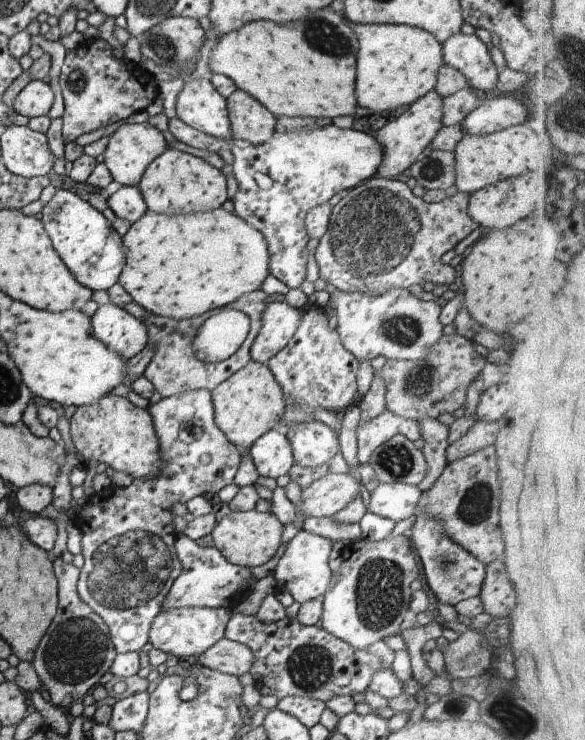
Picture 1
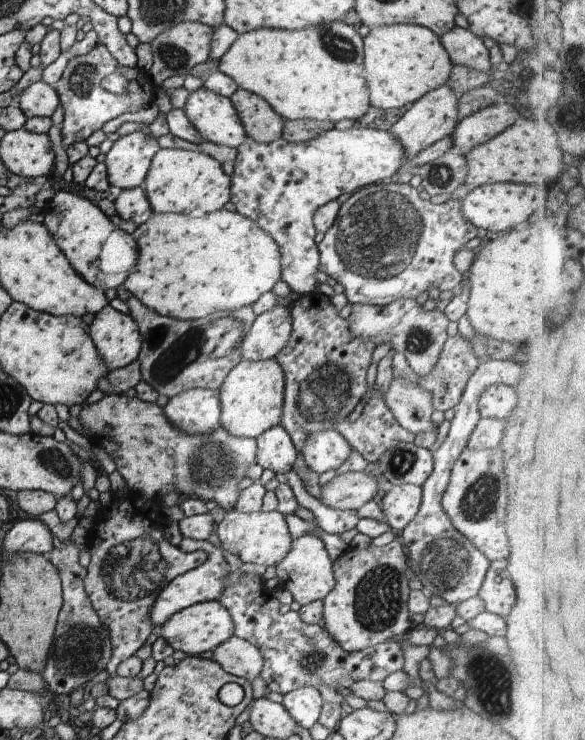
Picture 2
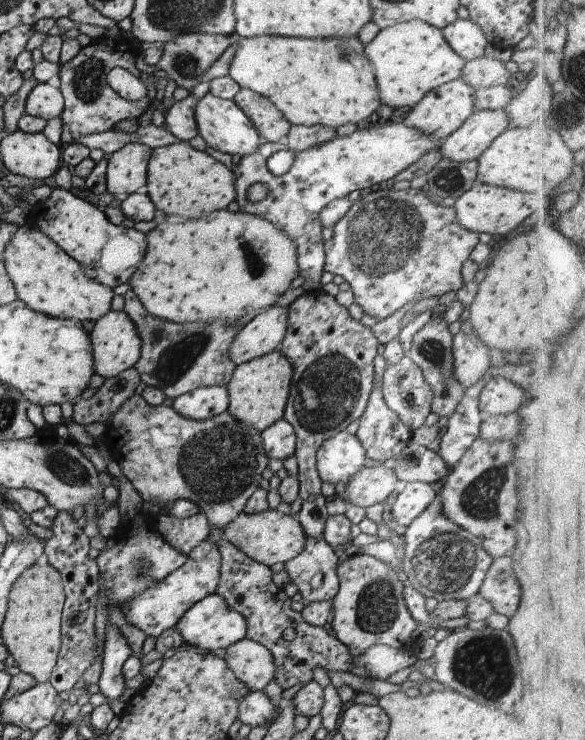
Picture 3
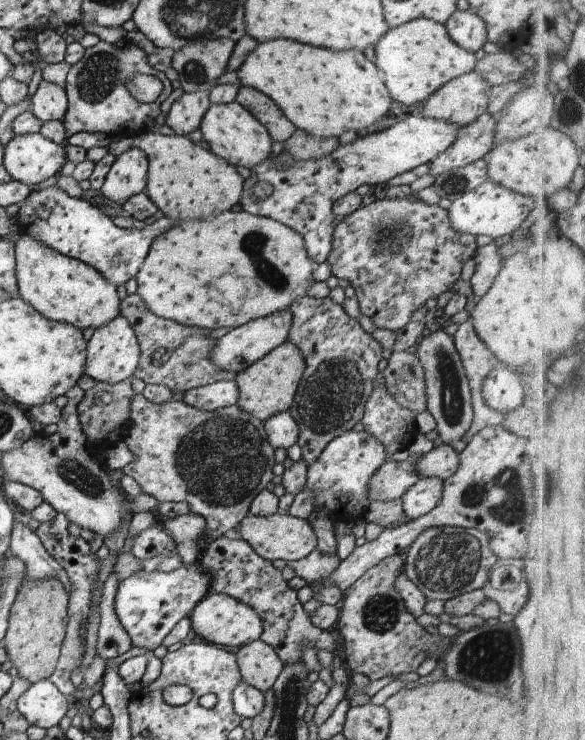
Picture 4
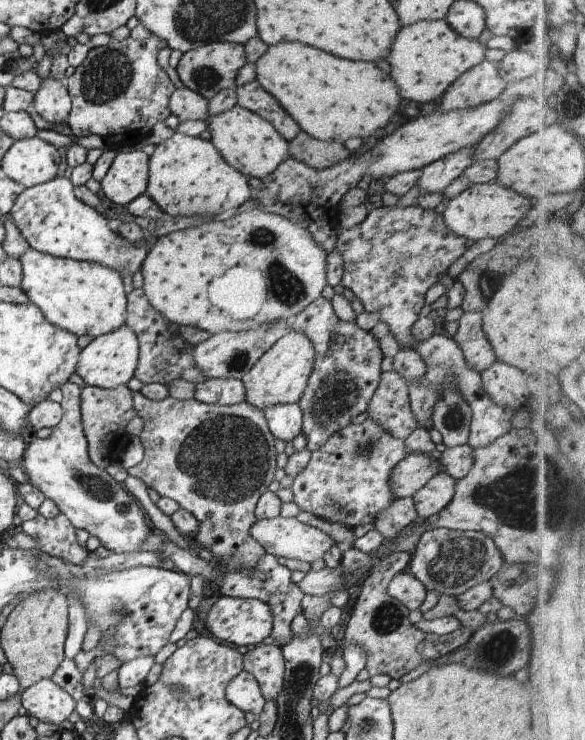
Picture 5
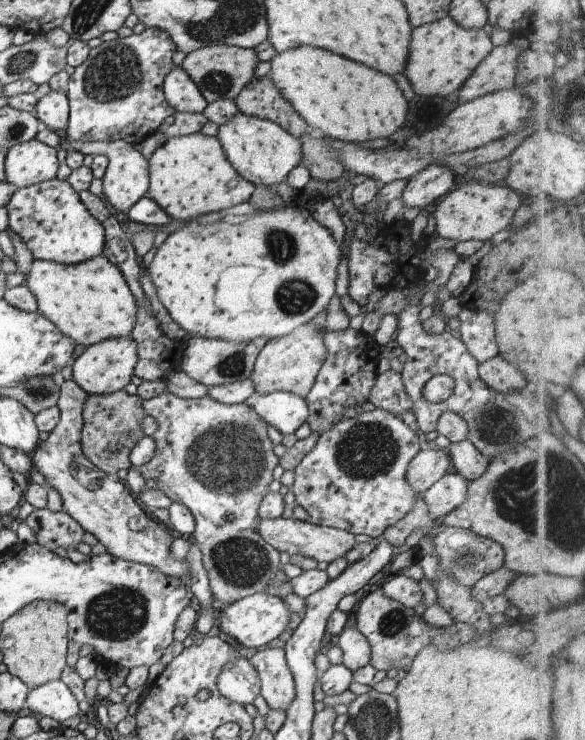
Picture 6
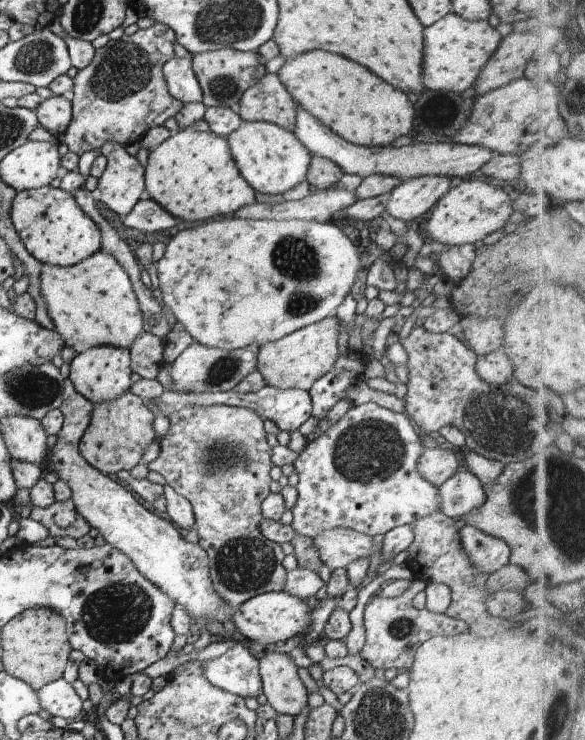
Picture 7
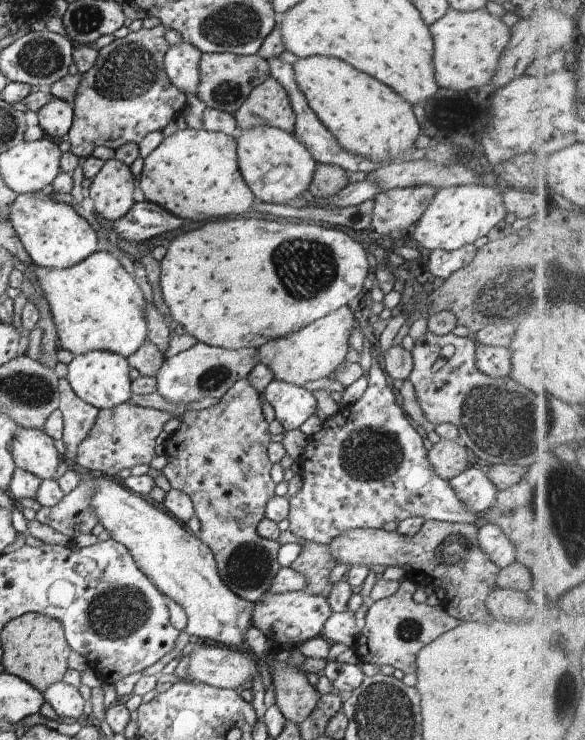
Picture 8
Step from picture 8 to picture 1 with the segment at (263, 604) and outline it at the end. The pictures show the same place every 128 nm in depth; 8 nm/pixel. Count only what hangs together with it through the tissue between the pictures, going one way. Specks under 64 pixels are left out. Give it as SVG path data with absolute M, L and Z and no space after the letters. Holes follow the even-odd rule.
M224 606L218 609L182 607L161 610L150 625L149 642L154 648L164 651L167 655L173 654L179 659L200 655L215 642L224 638L228 621L232 615L232 609Z

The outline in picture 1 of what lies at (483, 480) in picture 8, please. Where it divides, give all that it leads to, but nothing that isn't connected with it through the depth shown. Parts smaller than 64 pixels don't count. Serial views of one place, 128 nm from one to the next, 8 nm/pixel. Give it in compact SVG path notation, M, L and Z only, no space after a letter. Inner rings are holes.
M379 483L370 486L368 513L391 518L395 523L412 516L421 491L410 483Z

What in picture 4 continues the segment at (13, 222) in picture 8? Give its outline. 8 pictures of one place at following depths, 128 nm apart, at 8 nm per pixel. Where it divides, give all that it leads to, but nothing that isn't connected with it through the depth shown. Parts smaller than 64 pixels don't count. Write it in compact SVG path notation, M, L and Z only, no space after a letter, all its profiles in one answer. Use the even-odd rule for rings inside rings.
M56 186L40 191L32 191L19 208L18 220L24 224L22 232L47 244L59 253L85 262L94 267L113 285L125 285L134 278L146 258L154 239L170 226L176 224L166 216L159 216L153 225L144 228L123 229L104 215L98 207L82 198L71 197Z

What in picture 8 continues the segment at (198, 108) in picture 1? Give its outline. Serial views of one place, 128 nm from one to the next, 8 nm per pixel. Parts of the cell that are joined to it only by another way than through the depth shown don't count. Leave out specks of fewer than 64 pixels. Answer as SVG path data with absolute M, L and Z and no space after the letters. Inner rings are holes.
M268 125L253 126L237 130L235 141L240 174L258 200L285 204L309 188L317 162L293 133Z

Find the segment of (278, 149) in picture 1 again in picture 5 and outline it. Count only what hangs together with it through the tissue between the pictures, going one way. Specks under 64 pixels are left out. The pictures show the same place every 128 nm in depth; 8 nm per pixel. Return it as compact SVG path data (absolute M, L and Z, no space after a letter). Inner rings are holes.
M494 99L460 112L439 111L430 116L420 116L406 122L402 128L396 128L386 136L386 140L382 138L364 154L349 156L328 168L317 169L291 156L286 157L273 173L261 178L264 188L259 191L252 189L251 198L257 201L256 209L283 216L308 230L318 246L330 254L336 248L341 230L338 224L339 202L350 189L357 187L364 176L386 180L398 173L422 169L439 158L476 145L500 122L505 110L506 106Z

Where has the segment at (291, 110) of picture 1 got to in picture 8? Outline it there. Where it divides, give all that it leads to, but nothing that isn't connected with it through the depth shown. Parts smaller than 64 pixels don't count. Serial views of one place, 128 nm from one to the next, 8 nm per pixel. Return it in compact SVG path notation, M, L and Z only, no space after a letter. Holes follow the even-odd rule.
M304 57L292 66L296 84L305 94L308 106L348 152L388 164L400 158L405 150L415 147L416 137L423 130L412 106L392 88L338 58Z

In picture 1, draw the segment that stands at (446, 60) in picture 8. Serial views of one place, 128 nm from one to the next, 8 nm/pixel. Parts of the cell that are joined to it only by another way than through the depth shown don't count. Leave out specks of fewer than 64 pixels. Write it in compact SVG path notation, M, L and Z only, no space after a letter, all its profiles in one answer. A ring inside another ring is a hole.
M356 23L354 34L359 45L356 55L355 96L357 106L368 108L372 112L390 112L402 106L411 105L415 100L432 91L437 84L437 74L443 62L443 45L429 32L410 25L367 24Z

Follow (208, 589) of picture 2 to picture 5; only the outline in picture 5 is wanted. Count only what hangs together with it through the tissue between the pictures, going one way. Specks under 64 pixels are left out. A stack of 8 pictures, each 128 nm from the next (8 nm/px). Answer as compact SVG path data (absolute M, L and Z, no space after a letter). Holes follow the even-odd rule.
M137 566L134 568L127 568L120 571L115 572L109 572L108 570L99 569L97 571L95 570L86 570L86 576L84 580L80 580L77 577L74 577L71 574L71 577L73 578L73 590L78 591L80 602L83 606L83 608L86 606L86 614L90 615L88 616L88 624L96 624L98 626L98 629L101 631L102 637L111 636L115 640L115 646L114 652L112 653L114 656L117 656L122 663L125 663L126 661L143 657L143 656L151 656L154 657L155 654L158 654L166 644L169 642L169 638L171 635L171 632L174 630L175 624L178 622L178 619L180 616L182 616L182 613L188 608L188 596L190 596L190 580L191 576L187 575L186 573L183 573L180 570L168 570L163 569L160 566Z

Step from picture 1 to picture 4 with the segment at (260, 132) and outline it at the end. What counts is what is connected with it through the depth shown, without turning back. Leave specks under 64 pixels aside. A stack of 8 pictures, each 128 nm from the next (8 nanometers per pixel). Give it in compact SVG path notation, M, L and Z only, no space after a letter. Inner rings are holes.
M240 86L235 101L266 127L273 141L279 141L283 145L296 132L297 126L290 122L274 100L263 92Z

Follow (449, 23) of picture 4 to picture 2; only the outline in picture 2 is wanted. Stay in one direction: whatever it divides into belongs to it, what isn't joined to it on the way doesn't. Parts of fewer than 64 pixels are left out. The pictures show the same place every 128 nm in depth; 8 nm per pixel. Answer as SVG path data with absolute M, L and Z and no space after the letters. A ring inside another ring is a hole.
M455 26L439 37L439 40L453 65L462 65L483 73L495 71L494 65L490 63L489 49L470 29Z

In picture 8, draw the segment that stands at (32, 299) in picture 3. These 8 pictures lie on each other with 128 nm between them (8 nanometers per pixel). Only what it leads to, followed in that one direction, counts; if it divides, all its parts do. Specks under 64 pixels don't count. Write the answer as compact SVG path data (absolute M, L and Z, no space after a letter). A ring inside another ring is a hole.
M96 251L87 256L82 262L65 269L51 269L35 266L32 274L38 280L40 290L48 302L52 320L57 328L57 348L68 349L72 354L81 355L88 351L110 351L128 358L134 354L147 339L148 327L146 299L134 281L132 272L127 272L118 258L108 251Z

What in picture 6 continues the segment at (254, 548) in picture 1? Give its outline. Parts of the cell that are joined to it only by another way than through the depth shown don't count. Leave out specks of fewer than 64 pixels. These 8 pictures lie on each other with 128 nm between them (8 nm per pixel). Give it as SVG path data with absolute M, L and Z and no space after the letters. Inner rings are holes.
M278 517L275 519L261 519L257 531L260 536L279 553L297 555L313 558L318 562L332 562L337 558L344 557L345 554L356 544L355 534L337 529L336 527L325 527L324 525L313 525L306 521L297 519L286 519Z

